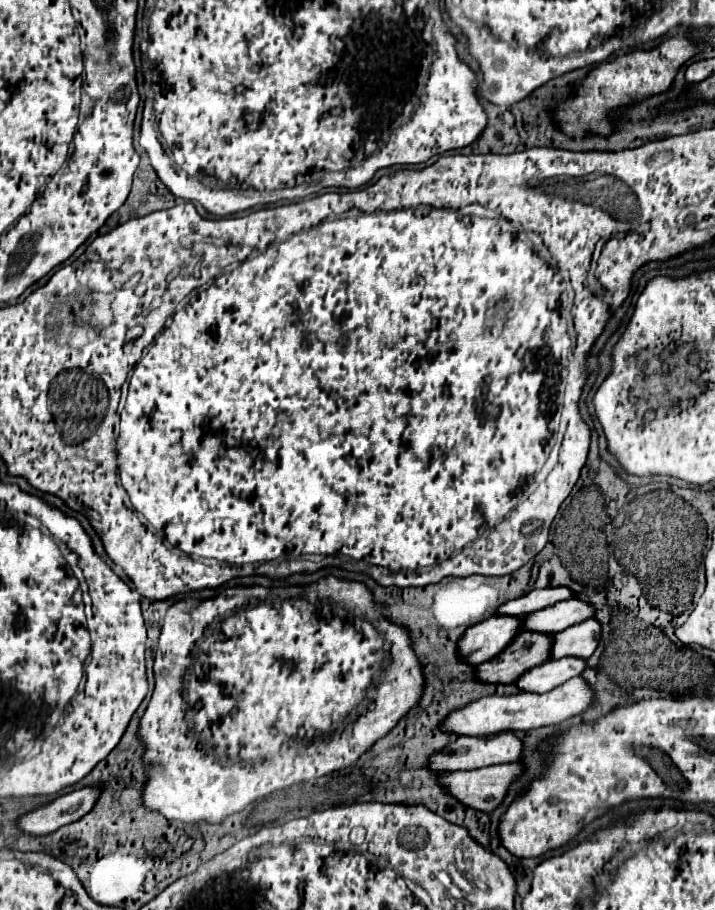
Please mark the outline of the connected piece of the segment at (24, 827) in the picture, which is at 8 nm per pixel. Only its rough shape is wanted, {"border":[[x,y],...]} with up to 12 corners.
{"border":[[92,788],[74,790],[22,814],[14,824],[34,836],[82,818],[96,802]]}

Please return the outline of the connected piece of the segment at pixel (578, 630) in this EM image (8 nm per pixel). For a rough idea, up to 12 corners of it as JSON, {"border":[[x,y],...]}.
{"border":[[596,618],[554,634],[552,658],[590,658],[602,638]]}

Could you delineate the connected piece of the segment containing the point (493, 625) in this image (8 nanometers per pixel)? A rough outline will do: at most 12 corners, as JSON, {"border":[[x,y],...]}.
{"border":[[492,616],[466,630],[460,654],[474,666],[522,632],[522,616]]}

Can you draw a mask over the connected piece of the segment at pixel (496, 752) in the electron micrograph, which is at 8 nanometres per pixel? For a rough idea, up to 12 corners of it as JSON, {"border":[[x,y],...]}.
{"border":[[512,732],[458,736],[432,770],[474,770],[516,762],[524,750]]}

